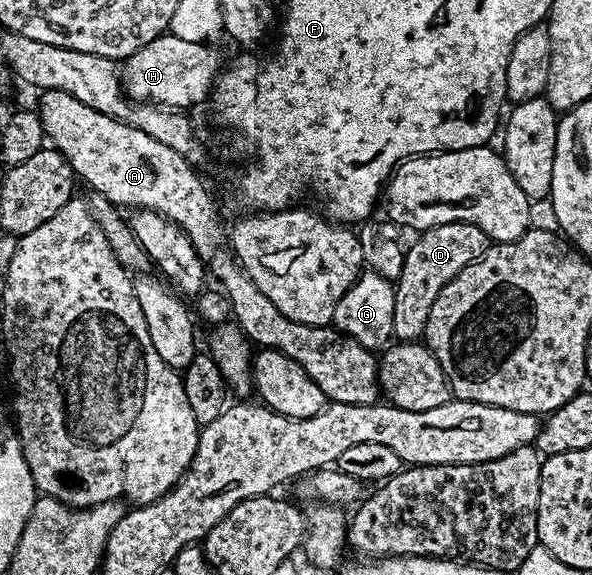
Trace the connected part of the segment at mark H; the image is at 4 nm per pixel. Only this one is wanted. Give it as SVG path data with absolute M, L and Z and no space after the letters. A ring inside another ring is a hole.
M167 32L159 34L146 48L138 48L138 52L123 59L124 93L134 102L150 102L181 112L187 111L187 106L207 103L222 69L220 54L214 47L207 42L193 44L190 40L178 40L178 36Z

